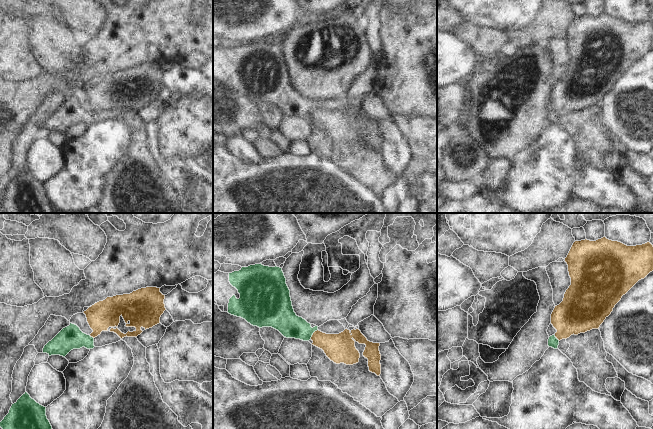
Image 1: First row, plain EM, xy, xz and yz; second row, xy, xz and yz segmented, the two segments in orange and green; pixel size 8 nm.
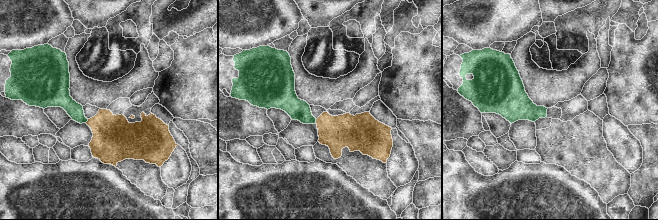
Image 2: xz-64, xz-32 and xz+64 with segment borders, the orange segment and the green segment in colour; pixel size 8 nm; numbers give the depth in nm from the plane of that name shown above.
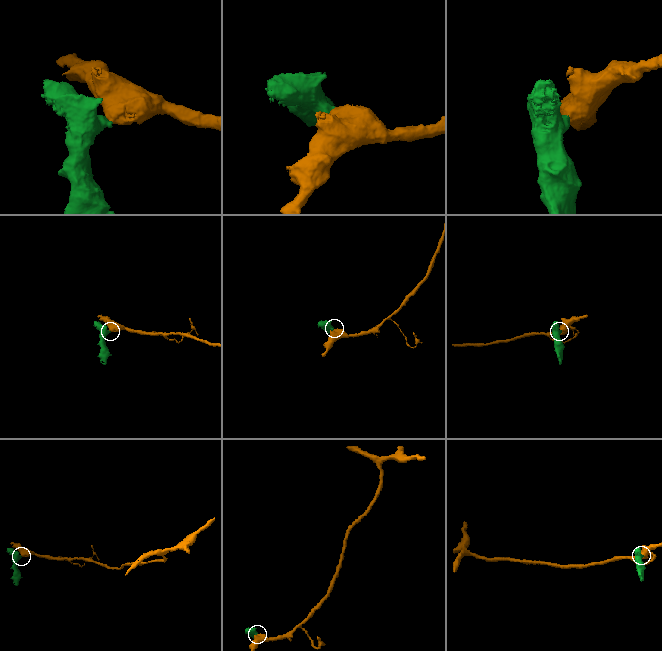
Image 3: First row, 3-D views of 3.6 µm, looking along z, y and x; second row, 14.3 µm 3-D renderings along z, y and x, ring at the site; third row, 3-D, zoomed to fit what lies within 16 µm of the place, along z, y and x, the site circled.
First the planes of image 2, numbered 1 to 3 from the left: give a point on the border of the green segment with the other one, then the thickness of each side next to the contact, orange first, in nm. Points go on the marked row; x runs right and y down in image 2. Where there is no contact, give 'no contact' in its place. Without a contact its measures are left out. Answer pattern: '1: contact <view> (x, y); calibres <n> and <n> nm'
1: contact xz-64 (87, 121); calibres 340 and 130 nm
2: contact xz-32 (316, 121); calibres 280 and 170 nm
3: no contact

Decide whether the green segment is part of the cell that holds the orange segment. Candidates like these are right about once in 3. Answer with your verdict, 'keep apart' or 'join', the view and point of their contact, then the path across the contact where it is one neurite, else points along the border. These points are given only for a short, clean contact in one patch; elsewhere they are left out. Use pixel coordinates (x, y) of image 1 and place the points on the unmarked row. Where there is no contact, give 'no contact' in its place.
keep apart | xz (313, 110) | along xz (317, 105), (310, 114)

